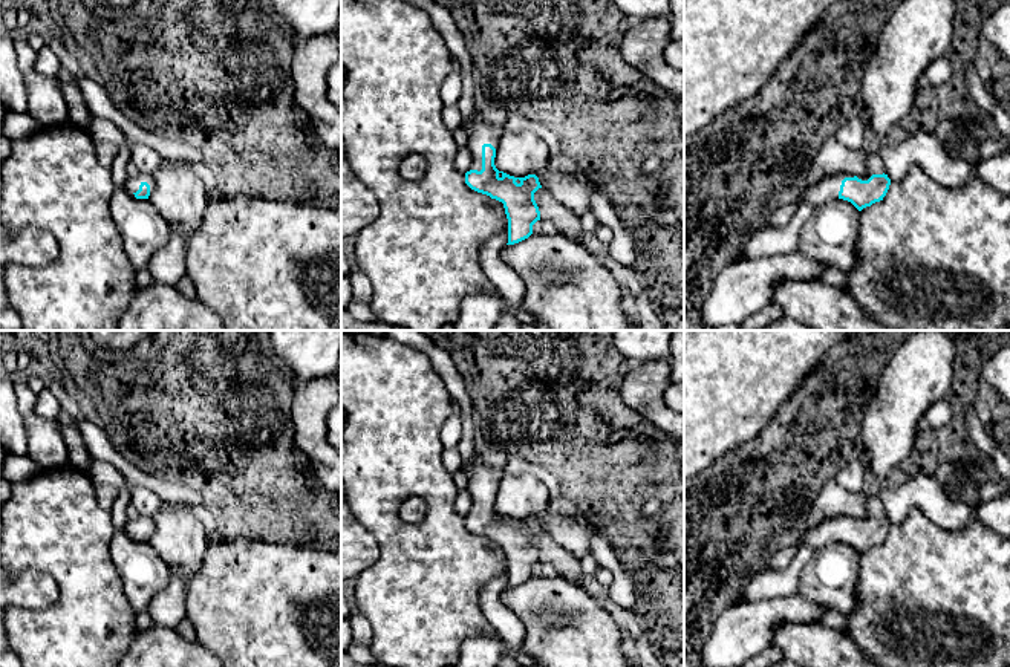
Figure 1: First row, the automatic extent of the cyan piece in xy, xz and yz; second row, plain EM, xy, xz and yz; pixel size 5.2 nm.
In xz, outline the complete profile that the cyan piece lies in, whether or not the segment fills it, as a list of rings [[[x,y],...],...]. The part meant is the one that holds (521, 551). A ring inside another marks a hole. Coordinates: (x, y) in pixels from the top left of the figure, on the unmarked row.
[[[476,451],[467,474],[467,491],[473,499],[473,506],[465,516],[465,526],[471,532],[503,546],[508,561],[507,587],[514,587],[528,581],[533,577],[533,568],[540,563],[534,535],[542,528],[536,517],[514,520],[496,511],[496,490],[503,473],[502,468],[487,465],[481,451]]]

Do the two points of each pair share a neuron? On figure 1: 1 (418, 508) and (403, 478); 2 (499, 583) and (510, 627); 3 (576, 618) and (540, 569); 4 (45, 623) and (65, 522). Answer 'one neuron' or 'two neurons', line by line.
1: two neurons
2: one neuron
3: two neurons
4: one neuron

